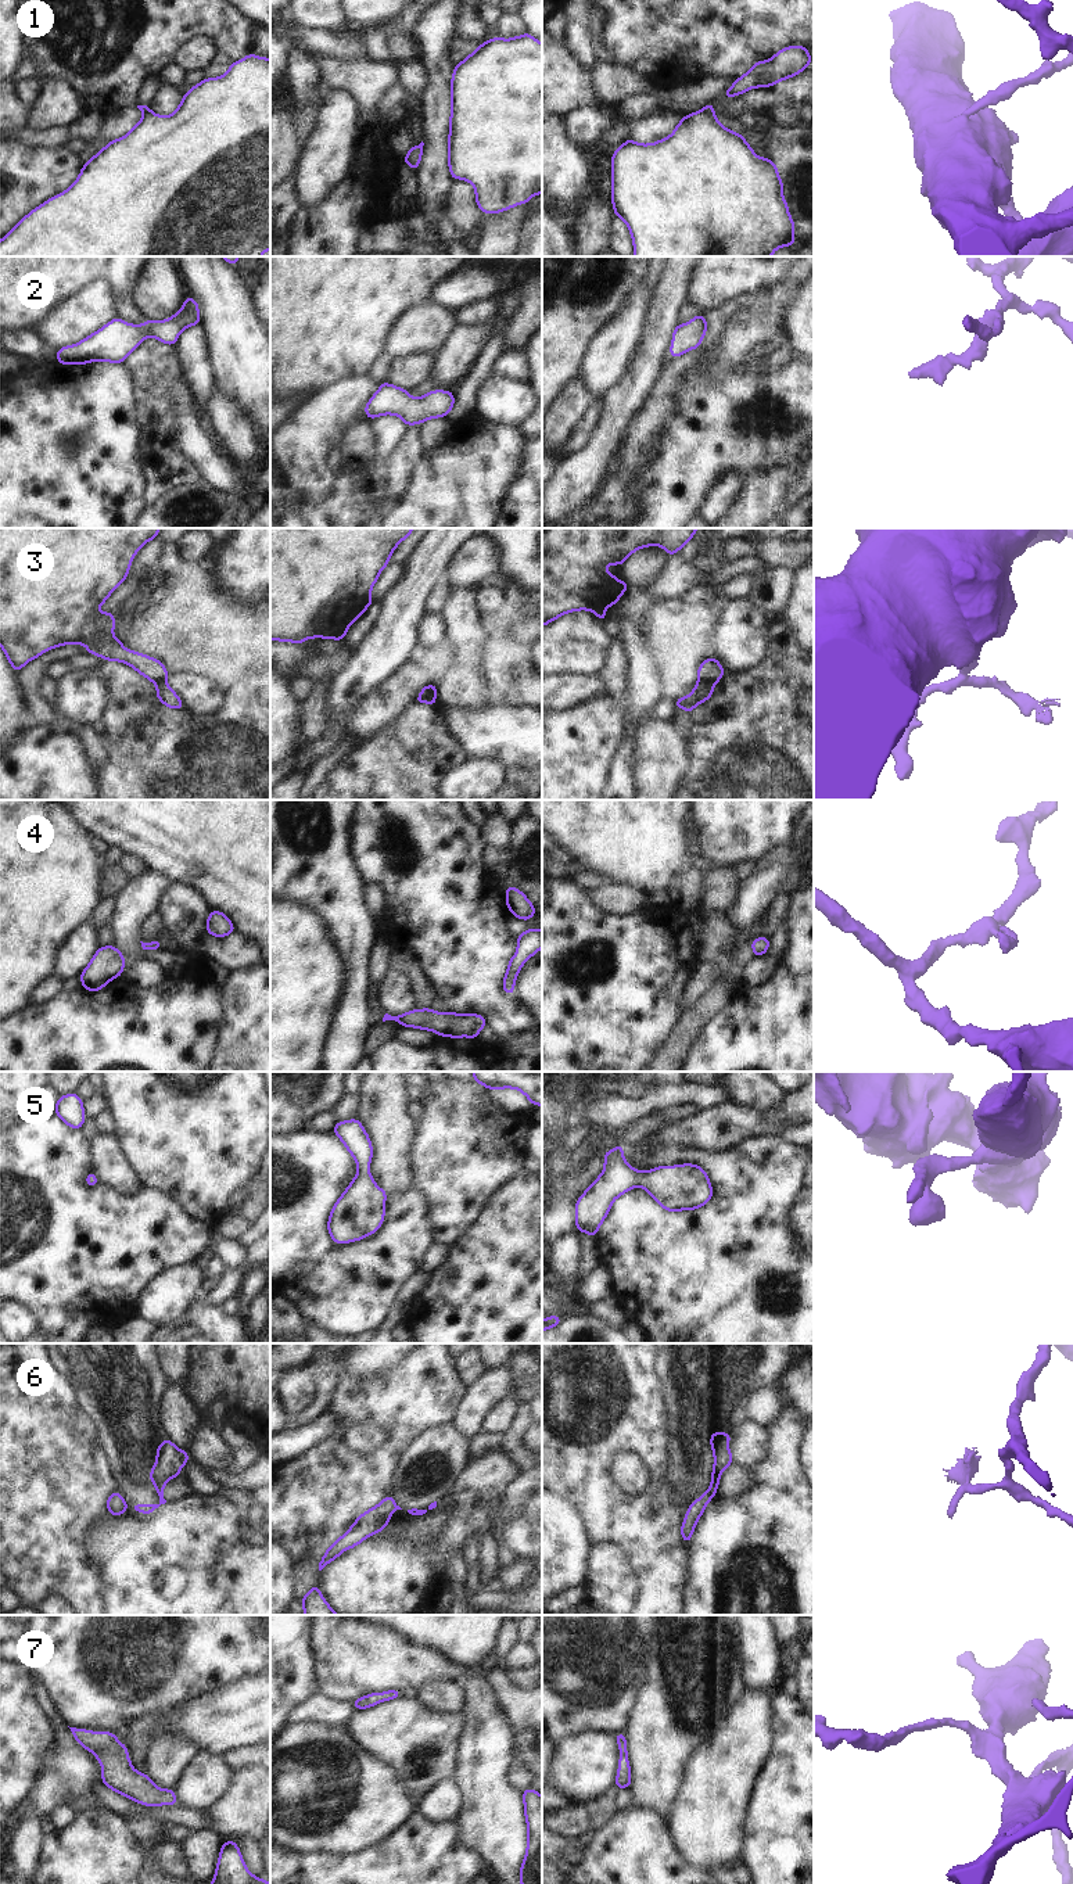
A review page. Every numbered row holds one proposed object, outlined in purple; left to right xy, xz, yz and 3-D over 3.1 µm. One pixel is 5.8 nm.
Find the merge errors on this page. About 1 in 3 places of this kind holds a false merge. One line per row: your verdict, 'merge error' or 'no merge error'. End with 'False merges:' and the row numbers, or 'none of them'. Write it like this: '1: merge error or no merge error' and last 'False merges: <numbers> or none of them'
1: merge error
2: no merge error
3: merge error
4: no merge error
5: no merge error
6: merge error
7: no merge error
False merges: 1, 3, 6

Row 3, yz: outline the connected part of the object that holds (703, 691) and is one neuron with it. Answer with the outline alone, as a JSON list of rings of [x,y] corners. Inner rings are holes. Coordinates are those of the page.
[[[699,681],[695,685],[693,692],[689,696],[683,696],[678,700],[675,700],[675,708],[681,707],[682,710],[692,713],[692,710],[700,704],[701,701],[706,701],[711,697],[714,692],[714,686],[713,683],[704,682],[704,681]]]

